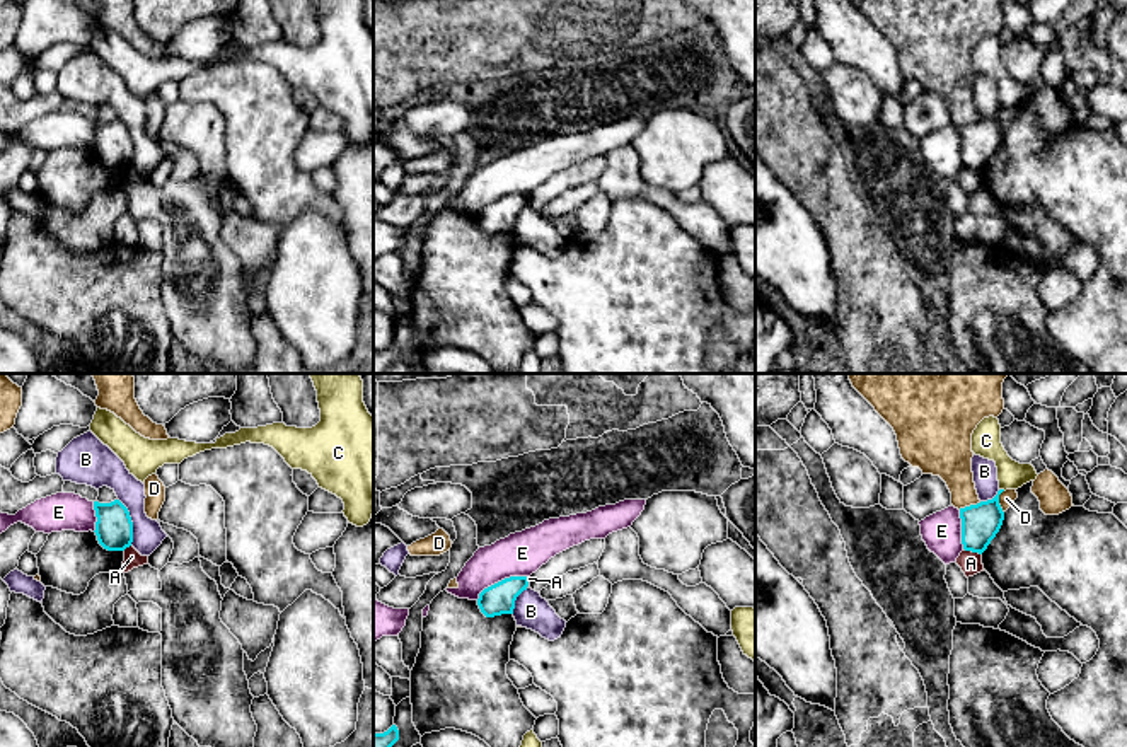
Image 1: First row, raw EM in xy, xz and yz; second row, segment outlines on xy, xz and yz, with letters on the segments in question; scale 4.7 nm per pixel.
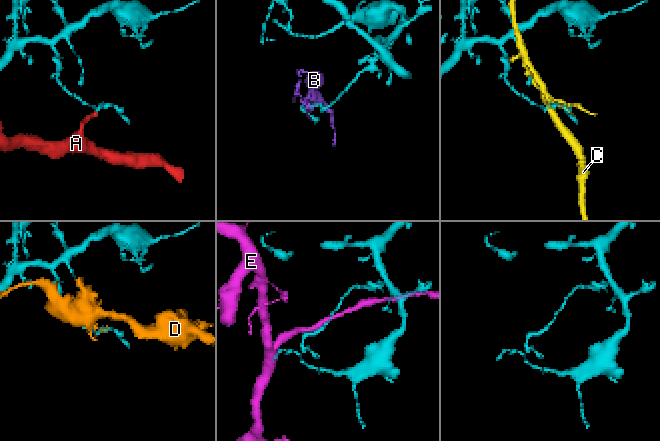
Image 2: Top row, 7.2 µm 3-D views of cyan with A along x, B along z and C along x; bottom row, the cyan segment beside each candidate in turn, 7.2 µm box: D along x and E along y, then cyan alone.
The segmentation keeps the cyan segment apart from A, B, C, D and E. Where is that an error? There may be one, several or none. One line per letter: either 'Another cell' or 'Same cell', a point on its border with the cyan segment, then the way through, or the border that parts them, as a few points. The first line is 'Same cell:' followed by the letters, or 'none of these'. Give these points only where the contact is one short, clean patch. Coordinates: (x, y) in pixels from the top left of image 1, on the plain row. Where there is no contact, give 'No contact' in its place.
Same cell: none of these
A: Another cell. Touches cyan at yz (972, 169). Boundary: yz (964, 166), (981, 173)
B: Another cell. Touches cyan at xy (132, 140)
C: Another cell. Touches cyan at yz (1003, 108)
D: Another cell. Touches cyan at yz (998, 120)
E: Another cell. Touches cyan at xz (502, 198)

